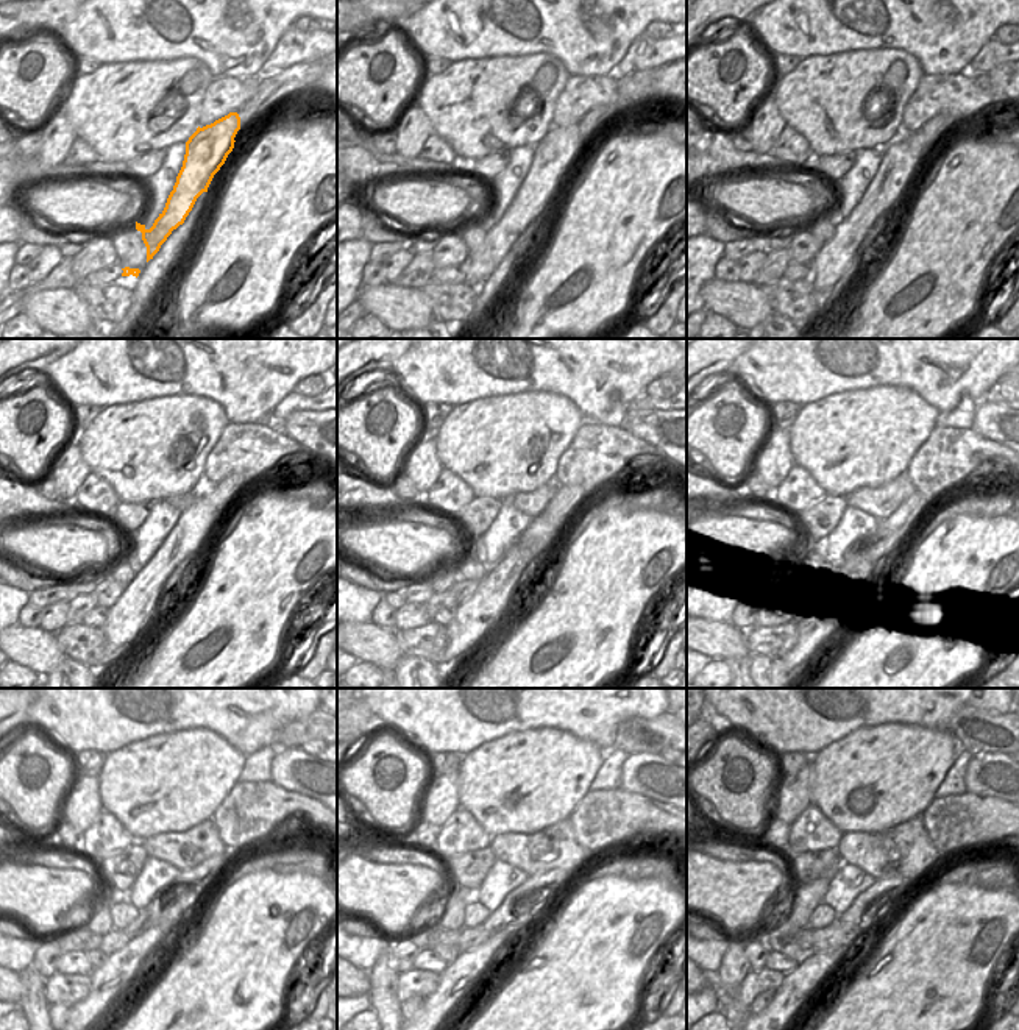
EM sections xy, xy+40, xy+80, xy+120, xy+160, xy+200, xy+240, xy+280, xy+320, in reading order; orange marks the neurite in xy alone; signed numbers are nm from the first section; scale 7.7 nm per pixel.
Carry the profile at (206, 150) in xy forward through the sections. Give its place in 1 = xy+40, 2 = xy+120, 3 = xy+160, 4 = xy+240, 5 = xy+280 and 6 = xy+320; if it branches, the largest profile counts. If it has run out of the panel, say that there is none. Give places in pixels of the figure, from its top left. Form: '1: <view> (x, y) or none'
1: xy+40 (553, 156)
2: xy+120 (128, 618)
3: xy+160 (475, 617)
4: xy+240 (108, 982)
5: xy+280 (458, 979)
6: xy+320 (798, 987)

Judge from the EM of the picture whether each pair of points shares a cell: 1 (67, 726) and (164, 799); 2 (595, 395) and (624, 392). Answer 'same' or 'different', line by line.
1: different
2: same

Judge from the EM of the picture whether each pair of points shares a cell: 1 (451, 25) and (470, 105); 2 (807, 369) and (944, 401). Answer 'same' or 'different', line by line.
1: different
2: same

